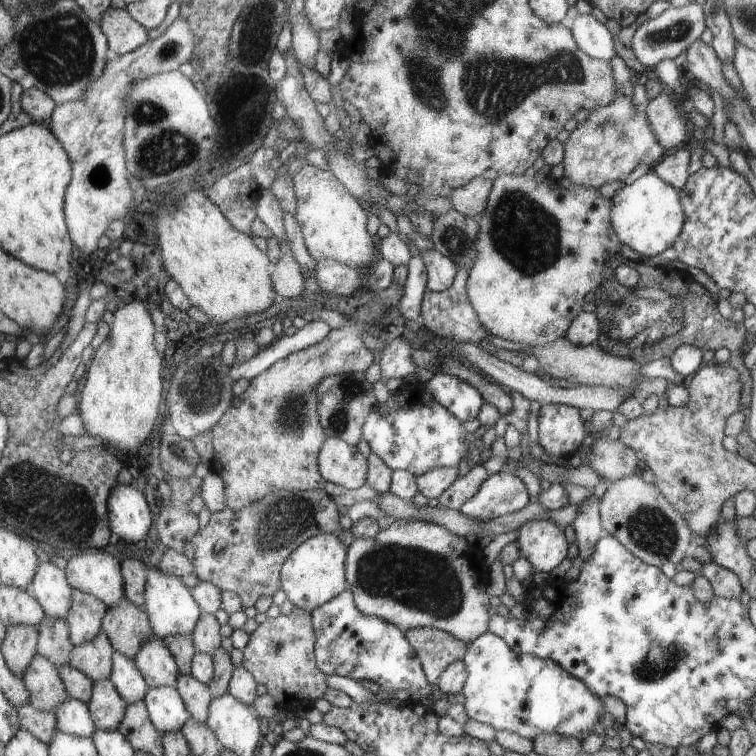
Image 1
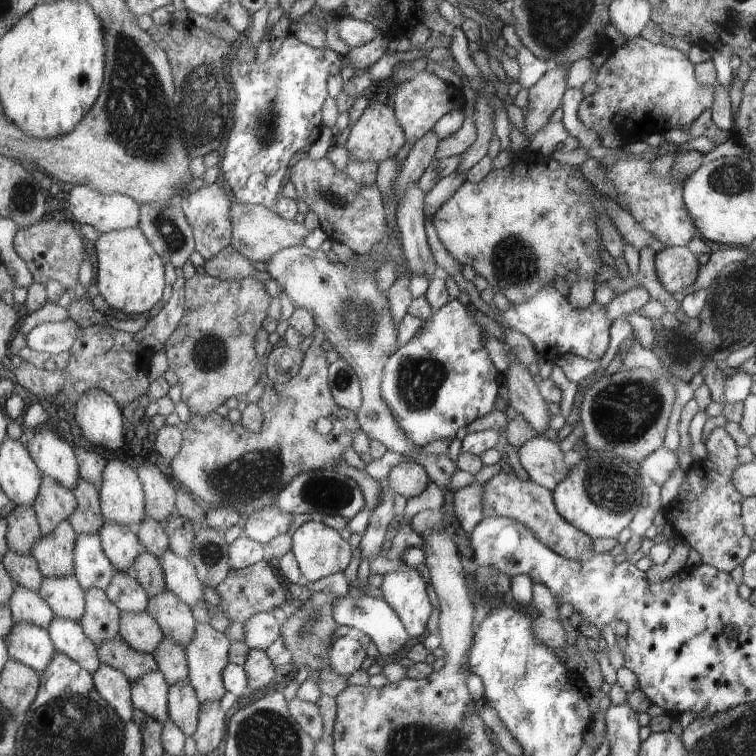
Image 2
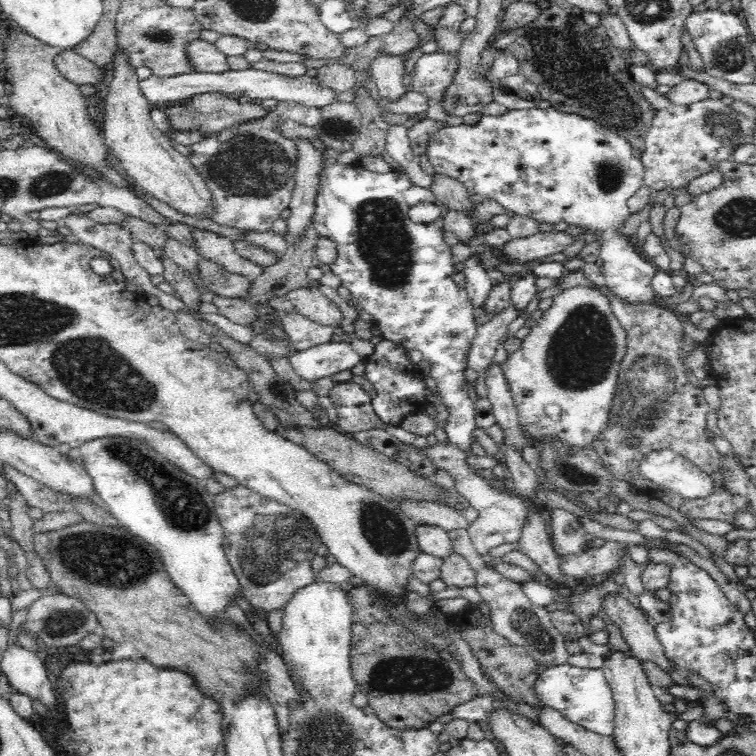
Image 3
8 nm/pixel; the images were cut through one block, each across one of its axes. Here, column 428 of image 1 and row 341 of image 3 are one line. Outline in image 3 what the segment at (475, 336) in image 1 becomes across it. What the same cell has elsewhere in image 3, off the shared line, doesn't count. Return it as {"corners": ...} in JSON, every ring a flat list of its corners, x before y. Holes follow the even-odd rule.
{"corners":[[296,309,291,313,279,312,279,316,291,346,296,351,326,344,332,340,332,334,337,331,337,328,333,326,326,326,302,316]]}

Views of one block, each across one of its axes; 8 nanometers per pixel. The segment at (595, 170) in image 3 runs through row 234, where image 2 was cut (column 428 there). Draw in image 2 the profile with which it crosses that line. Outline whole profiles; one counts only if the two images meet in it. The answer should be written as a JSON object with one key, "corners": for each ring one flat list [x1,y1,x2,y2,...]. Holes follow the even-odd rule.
{"corners":[[404,552,399,559,404,564,402,568,394,573,385,574,379,590,384,600,402,620,409,636,420,639,426,632,432,604,428,600,424,580,420,578,418,572,410,570,410,564,402,560,402,556]]}

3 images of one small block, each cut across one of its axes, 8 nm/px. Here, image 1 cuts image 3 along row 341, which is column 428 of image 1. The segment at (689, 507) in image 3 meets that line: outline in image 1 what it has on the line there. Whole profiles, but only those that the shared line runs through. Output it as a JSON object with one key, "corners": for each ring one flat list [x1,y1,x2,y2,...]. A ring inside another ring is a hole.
{"corners":[[432,627,410,629,405,634,417,651,430,684,436,684,453,662,462,661,468,648,468,643]]}

